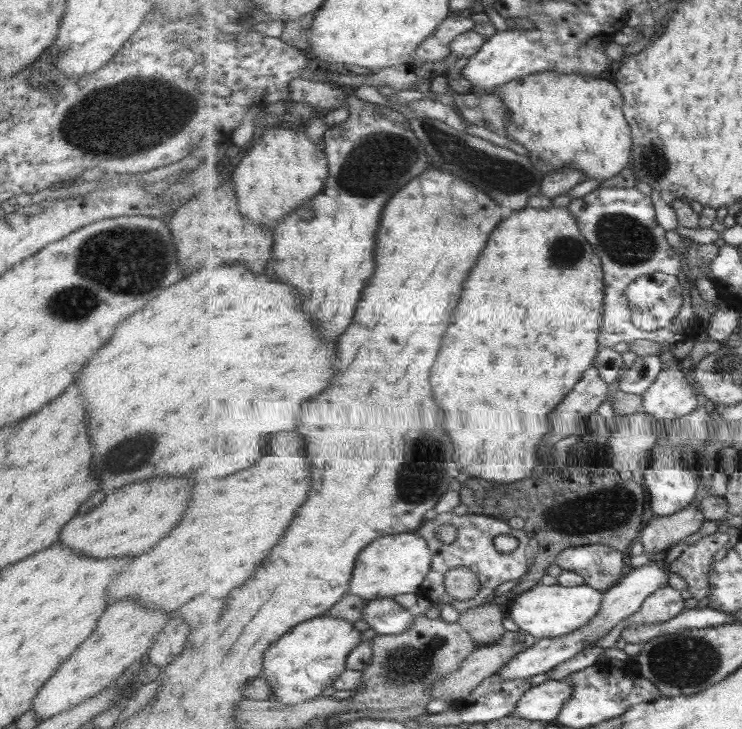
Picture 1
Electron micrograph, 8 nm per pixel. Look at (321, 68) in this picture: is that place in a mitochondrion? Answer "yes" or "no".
no

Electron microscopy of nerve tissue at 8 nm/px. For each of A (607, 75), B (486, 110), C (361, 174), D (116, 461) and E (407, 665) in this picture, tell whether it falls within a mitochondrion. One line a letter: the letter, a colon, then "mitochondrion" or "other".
A: other
B: other
C: mitochondrion
D: mitochondrion
E: mitochondrion

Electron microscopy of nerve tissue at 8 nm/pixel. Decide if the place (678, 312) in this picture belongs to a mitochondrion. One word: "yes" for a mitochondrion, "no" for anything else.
no

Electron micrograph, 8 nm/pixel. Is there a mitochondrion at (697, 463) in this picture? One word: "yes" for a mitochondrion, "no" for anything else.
no

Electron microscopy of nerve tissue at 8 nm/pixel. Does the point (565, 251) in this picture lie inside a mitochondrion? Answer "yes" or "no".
yes

